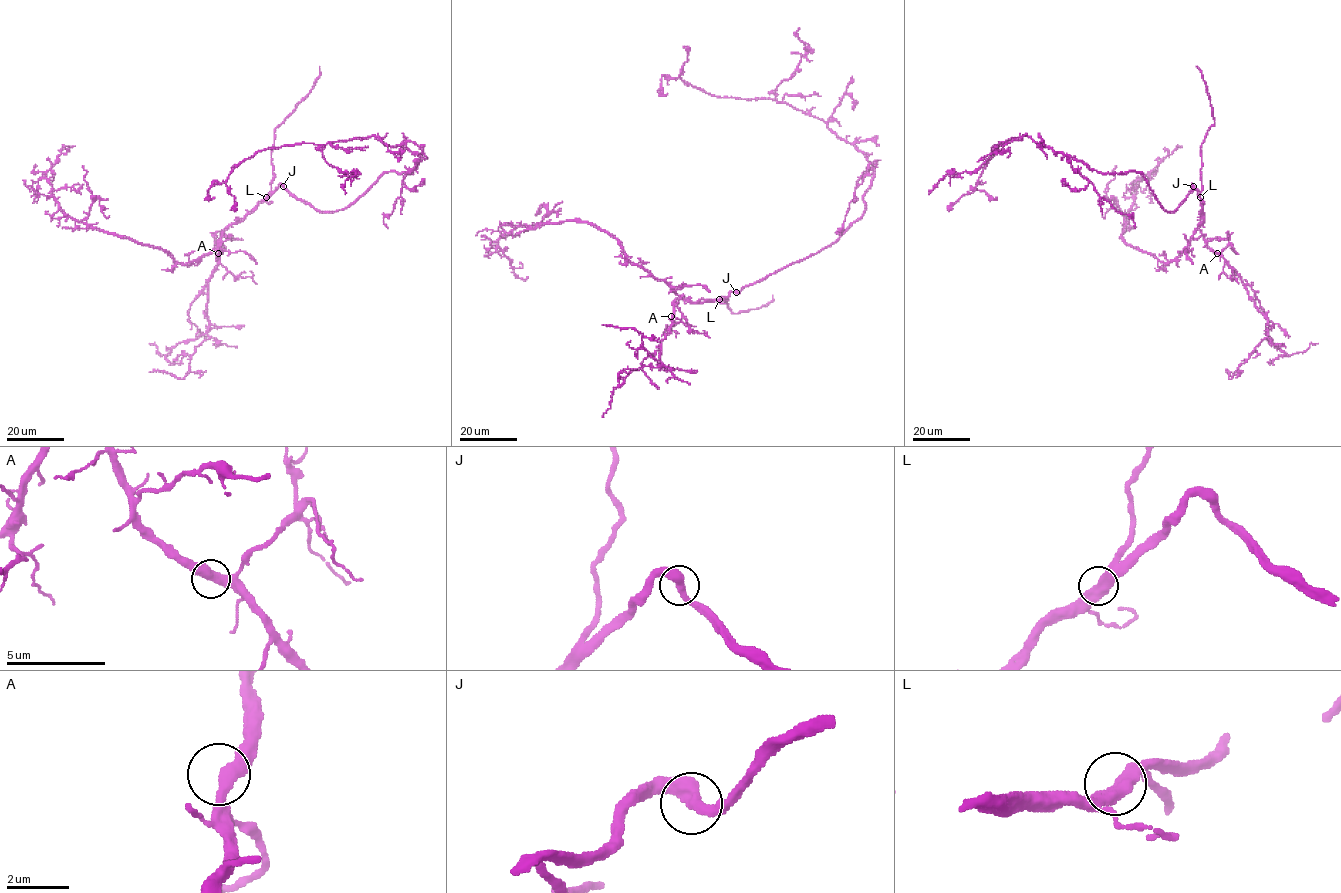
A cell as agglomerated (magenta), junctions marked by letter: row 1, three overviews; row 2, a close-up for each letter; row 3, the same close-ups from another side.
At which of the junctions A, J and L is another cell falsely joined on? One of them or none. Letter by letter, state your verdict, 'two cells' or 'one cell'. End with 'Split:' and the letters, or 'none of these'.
A: one cell
J: one cell
L: one cell
Split: none of these

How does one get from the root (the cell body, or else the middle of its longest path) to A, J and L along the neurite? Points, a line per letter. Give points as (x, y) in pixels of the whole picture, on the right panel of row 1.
A: (1171, 211), (1185, 199), (1193, 184), (1198, 191), (1203, 212), (1199, 229), (1206, 245), (1217, 253)
J: (1171, 211), (1185, 199), (1193, 186)
L: (1171, 211), (1185, 199), (1193, 184), (1200, 197)

